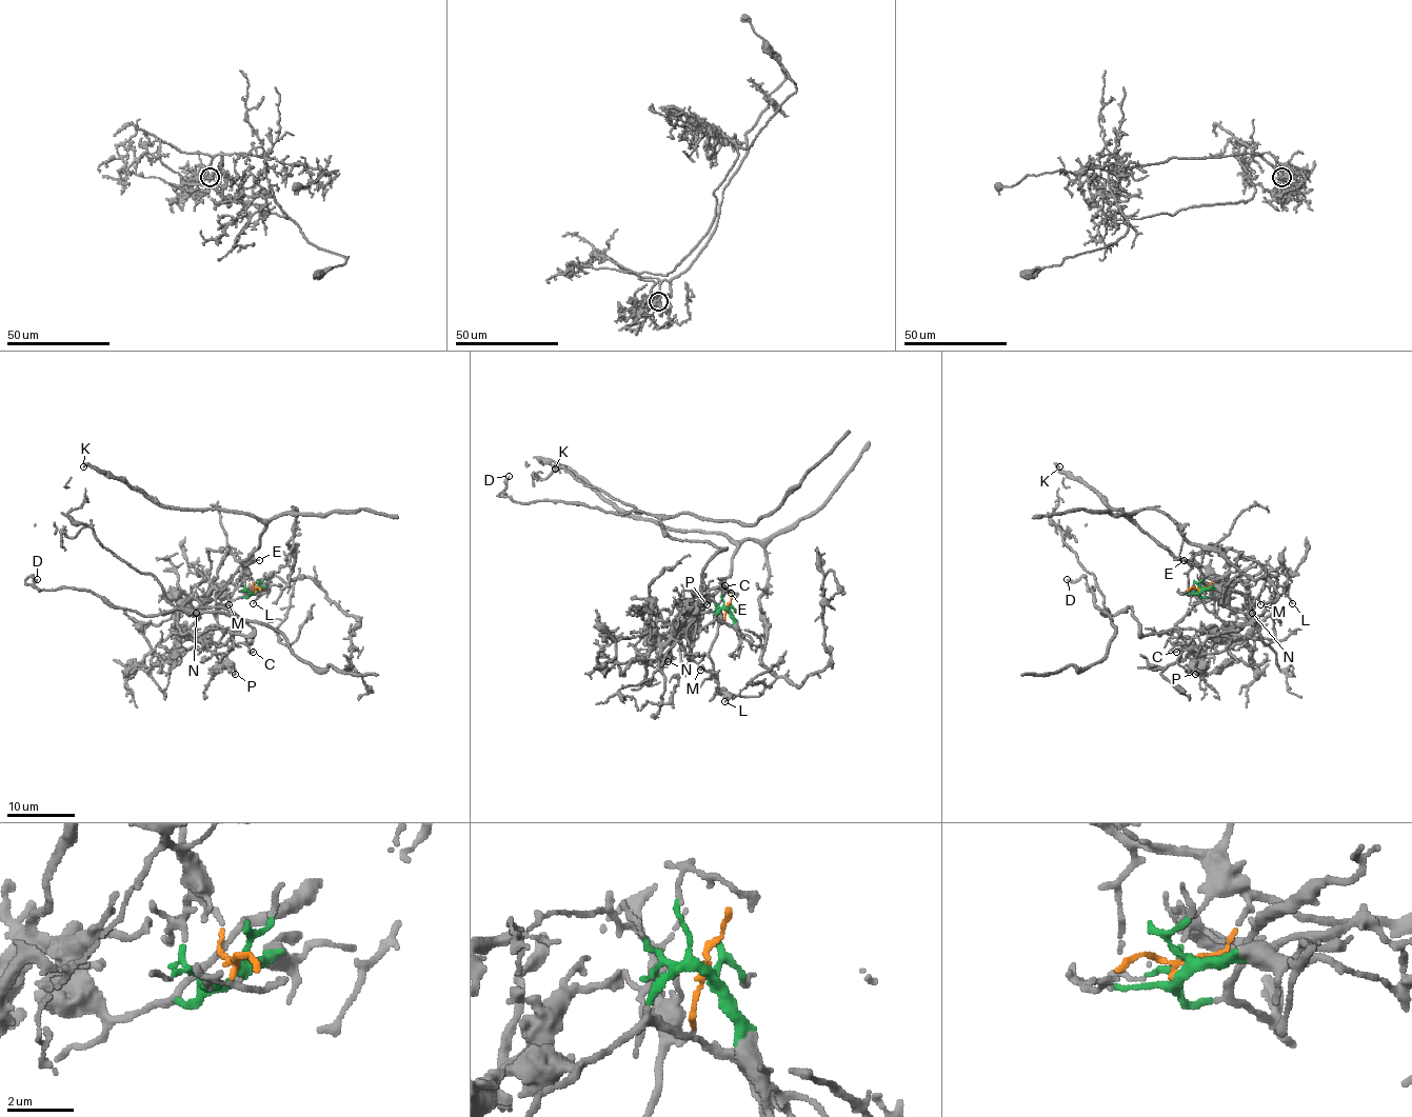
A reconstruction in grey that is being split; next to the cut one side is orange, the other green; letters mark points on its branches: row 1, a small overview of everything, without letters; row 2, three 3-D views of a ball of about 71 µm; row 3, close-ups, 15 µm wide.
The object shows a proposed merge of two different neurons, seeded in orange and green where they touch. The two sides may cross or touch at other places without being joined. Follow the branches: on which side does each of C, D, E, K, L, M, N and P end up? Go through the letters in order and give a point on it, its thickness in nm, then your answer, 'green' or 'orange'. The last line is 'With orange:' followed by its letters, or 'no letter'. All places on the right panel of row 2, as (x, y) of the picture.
C: place (1176, 652); calibre 120 nm; green
D: place (1067, 579); calibre 240 nm; green
E: place (1184, 560); calibre 110 nm; orange
K: place (1059, 466); calibre 240 nm; orange
L: place (1292, 603); calibre 110 nm; orange
M: place (1260, 604); calibre 180 nm; orange
N: place (1252, 613); calibre 130 nm; green
P: place (1195, 674); calibre 180 nm; green
With orange: E, K, L, M

